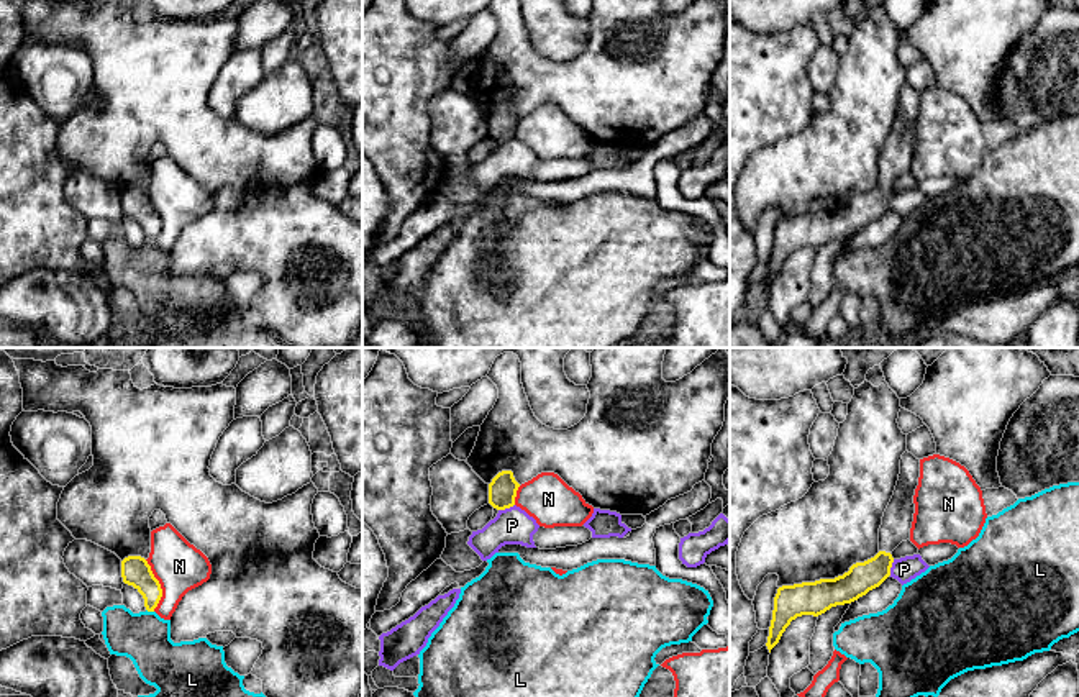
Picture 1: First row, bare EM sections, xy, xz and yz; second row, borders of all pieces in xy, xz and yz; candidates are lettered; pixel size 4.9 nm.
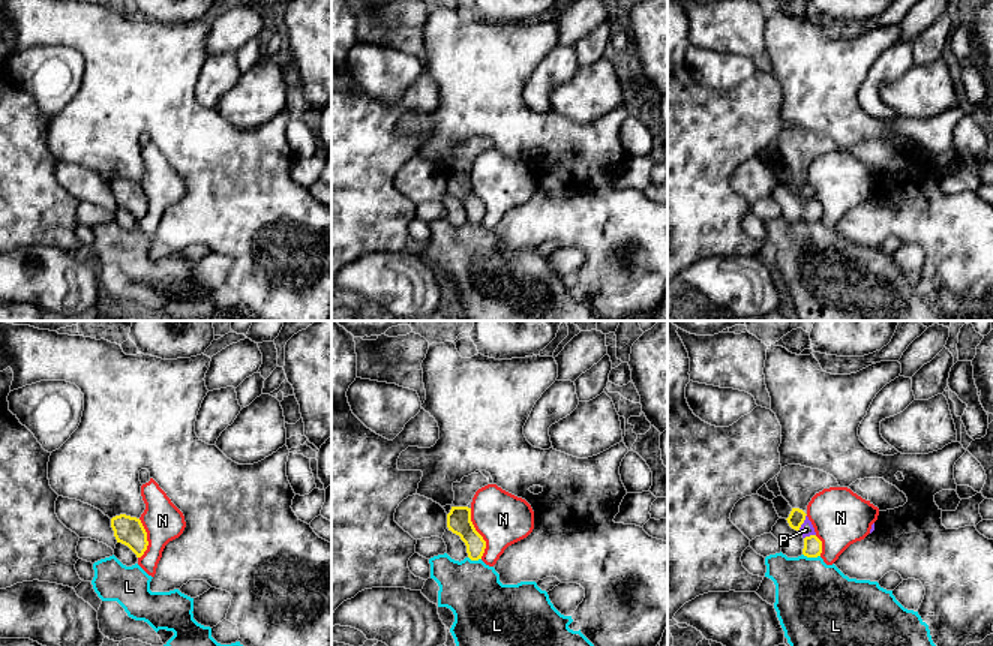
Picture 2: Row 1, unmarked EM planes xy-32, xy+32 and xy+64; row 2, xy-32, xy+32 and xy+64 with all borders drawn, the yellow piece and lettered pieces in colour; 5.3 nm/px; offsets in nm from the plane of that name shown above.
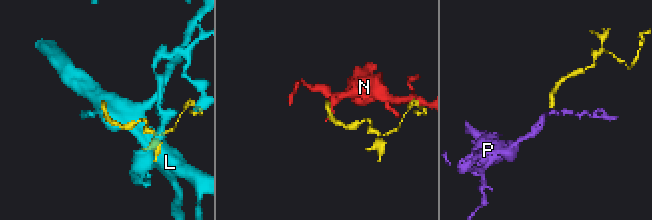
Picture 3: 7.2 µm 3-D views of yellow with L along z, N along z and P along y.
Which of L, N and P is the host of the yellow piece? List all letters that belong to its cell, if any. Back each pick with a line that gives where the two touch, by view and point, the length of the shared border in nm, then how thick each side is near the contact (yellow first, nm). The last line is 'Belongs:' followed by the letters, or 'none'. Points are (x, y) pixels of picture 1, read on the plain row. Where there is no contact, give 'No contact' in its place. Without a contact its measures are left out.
Belongs: none

